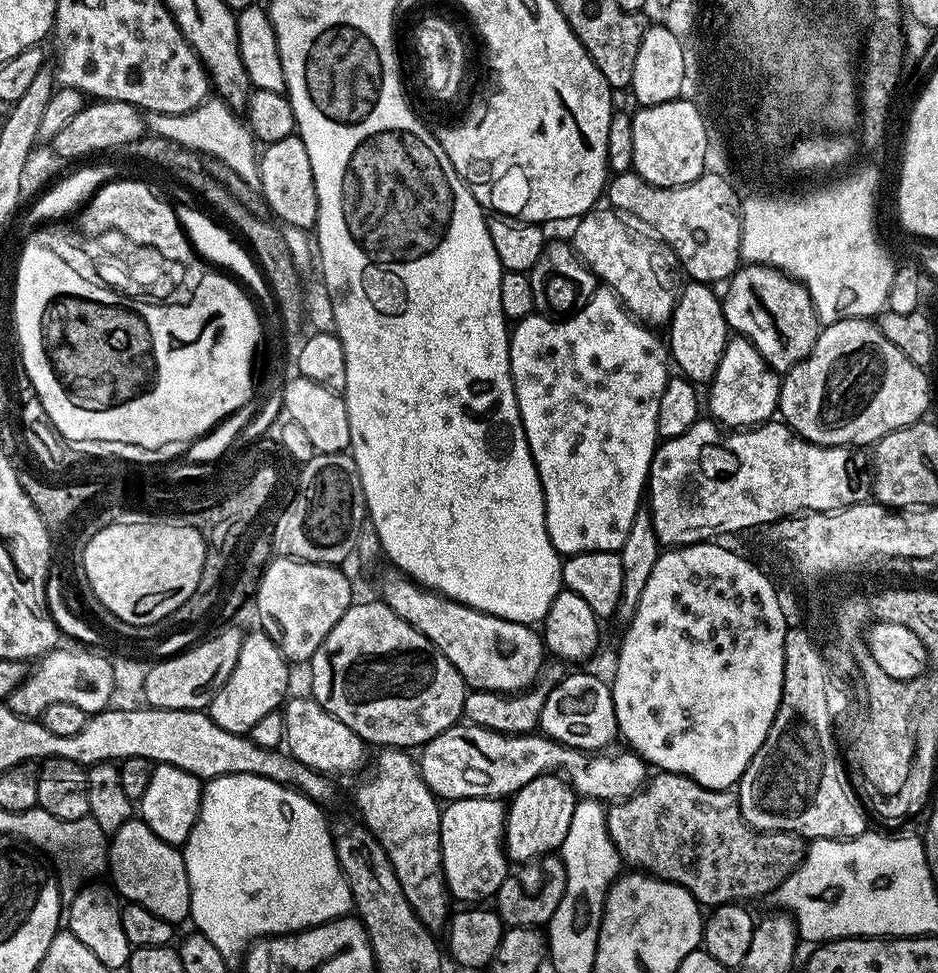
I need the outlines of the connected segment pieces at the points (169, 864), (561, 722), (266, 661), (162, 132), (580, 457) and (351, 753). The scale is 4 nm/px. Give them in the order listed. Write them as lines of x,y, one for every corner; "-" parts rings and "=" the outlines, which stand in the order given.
133,818
111,833
106,848
106,868
112,871
111,883
125,901
146,906
173,926
180,926
190,916
190,886
183,851
175,844
162,842
143,820
=
576,672
565,675
552,689
542,706
540,715
539,731
547,736
549,740
557,740
559,744
565,744
568,748
577,748
579,752
589,754
599,753
607,744
618,740
618,729
616,727
616,711
614,710
614,698
607,679
599,680
588,672
=
249,631
242,642
242,654
238,654
238,662
234,662
230,678
226,678
226,682
208,703
208,717
222,726
222,730
251,733
252,728
258,726
262,718
266,718
266,714
277,711
285,703
289,695
288,668
290,669
289,661
285,660
278,646
274,646
265,632
=
209,98
186,114
171,116
161,112
147,113
146,124
155,135
173,140
182,148
190,148
197,154
203,154
205,157
213,156
214,159
221,160
233,177
244,181
245,185
256,186
260,182
258,144
247,123
236,116
239,115
225,100
=
597,287
596,293
582,306
579,312
563,318
533,314
525,316
511,329
508,342
508,361
512,363
512,384
516,388
516,401
522,418
522,426
526,434
528,449
532,452
532,461
536,463
536,472
540,476
540,485
544,491
544,521
552,545
556,551
565,557
579,552
619,552
626,542
626,534
630,534
630,526
636,517
636,511
641,508
646,496
648,471
652,465
652,455
658,447
656,423
658,422
658,402
666,390
666,382
670,378
670,353
665,341
655,336
653,329
647,324
641,324
620,299
613,294
612,289
=
311,695
294,696
282,708
286,722
284,744
287,751
298,758
298,762
310,766
316,772
337,774
336,772
356,772
360,767
363,769
366,745
362,737
354,734
346,722
338,722
338,718
334,718
334,714
326,711

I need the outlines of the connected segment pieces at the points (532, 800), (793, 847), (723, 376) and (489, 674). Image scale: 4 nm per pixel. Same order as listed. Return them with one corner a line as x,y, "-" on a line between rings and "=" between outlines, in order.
549,774
526,782
511,797
504,821
504,847
509,861
536,862
561,847
578,801
572,785
559,774
=
657,771
639,792
635,792
633,796
628,796
625,800
615,801
615,803
607,809
607,818
610,838
614,842
617,854
625,865
632,864
628,866
647,875
657,876
660,880
682,886
694,897
697,904
701,906
749,902
748,900
756,900
759,896
766,895
767,892
775,893
777,889
779,889
780,883
804,861
804,854
806,851
805,837
795,836
793,832
758,832
756,829
750,827
742,814
740,802
735,791
725,790
723,788
707,788
698,782
694,782
689,776
683,776
677,772
=
733,335
729,339
722,354
722,362
718,362
718,370
707,385
706,408
710,411
711,419
728,430
751,430
758,424
769,423
777,415
780,407
781,377
764,361
762,354
744,336
=
388,570
381,578
378,596
398,618
410,622
414,630
422,633
452,663
469,689
515,694
539,681
546,664
546,649
535,627
459,604
449,596
423,588
399,570

